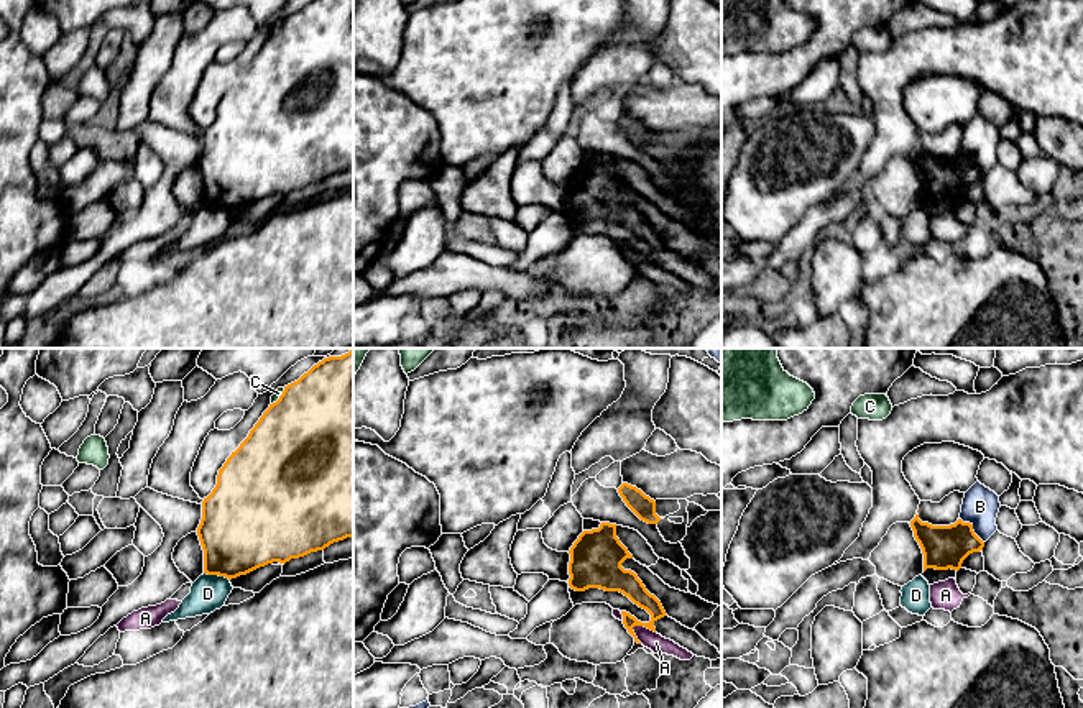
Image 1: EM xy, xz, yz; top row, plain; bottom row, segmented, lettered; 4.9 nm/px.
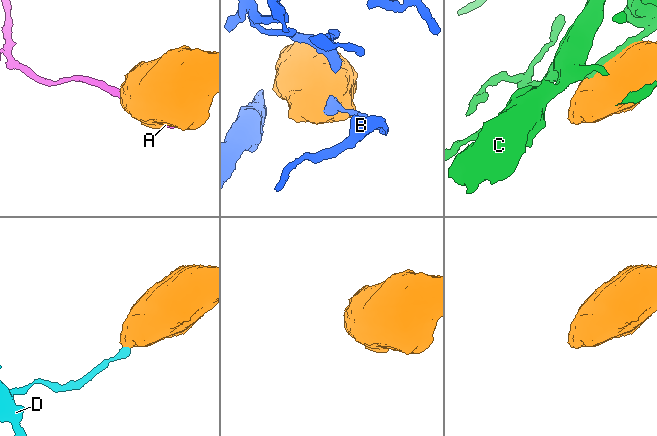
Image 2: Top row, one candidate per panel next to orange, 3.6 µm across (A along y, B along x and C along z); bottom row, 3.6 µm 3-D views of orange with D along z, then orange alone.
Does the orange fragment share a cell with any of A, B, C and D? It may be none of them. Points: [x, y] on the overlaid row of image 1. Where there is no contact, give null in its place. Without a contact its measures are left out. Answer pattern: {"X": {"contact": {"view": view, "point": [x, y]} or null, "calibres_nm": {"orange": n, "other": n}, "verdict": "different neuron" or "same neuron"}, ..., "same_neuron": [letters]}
{"A": {"contact": {"view": "xz", "point": [643, 625]}, "calibres_nm": {"orange": 120, "other": 90}, "verdict": "different neuron"}, "B": {"contact": {"view": "yz", "point": [972, 528]}, "calibres_nm": {"orange": 220, "other": 180}, "verdict": "different neuron"}, "C": {"contact": {"view": "xy", "point": [280, 396]}, "calibres_nm": {"orange": 500, "other": 40}, "verdict": "different neuron"}, "D": {"contact": {"view": "xy", "point": [217, 574]}, "calibres_nm": {"orange": 400, "other": 180}, "verdict": "different neuron"}, "same_neuron": []}

